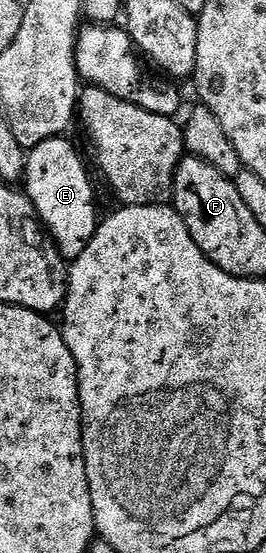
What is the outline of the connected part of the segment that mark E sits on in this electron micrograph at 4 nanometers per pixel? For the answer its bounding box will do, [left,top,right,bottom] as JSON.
[22,135,96,263]

